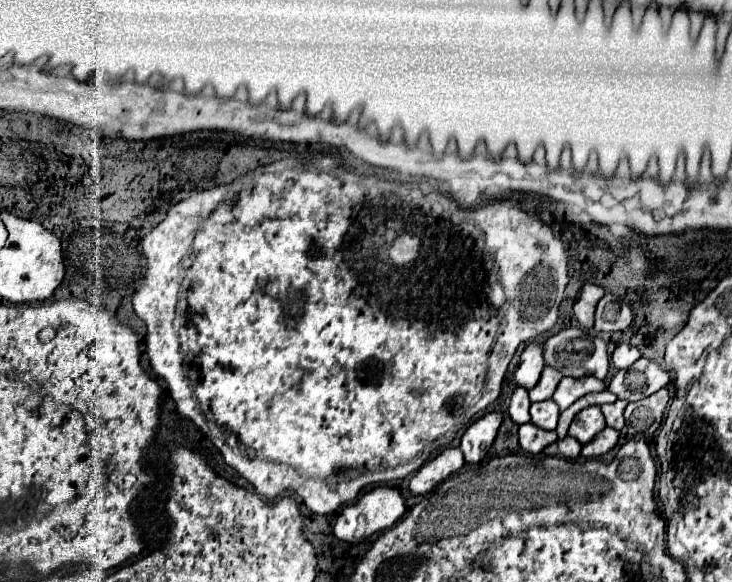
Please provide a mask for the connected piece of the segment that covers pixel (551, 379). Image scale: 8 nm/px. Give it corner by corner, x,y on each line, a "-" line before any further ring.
546,366
542,376
540,376
540,380
538,380
538,384
530,390
530,400
532,402
540,402
540,400
552,398
552,394
556,392
560,380
562,380
562,374
558,370

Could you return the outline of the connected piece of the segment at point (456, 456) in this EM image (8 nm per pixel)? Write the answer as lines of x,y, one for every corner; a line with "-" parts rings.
444,448
434,460
426,462
418,474
410,480
412,494
428,494
432,492
440,482
448,480
452,474
456,474
464,466
464,456
460,448

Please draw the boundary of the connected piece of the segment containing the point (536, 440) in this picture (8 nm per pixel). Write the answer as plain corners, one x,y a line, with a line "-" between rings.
522,424
520,426
520,446
528,452
528,454
540,454
546,446
550,446
552,442
556,442
558,436
556,432
548,432
542,430
534,424

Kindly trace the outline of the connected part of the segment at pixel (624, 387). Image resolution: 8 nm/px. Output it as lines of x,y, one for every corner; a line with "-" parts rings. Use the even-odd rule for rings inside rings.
640,358
630,368
618,370
608,384
608,390
616,394
620,400
642,400
656,390
668,386
670,374
662,370
656,362

